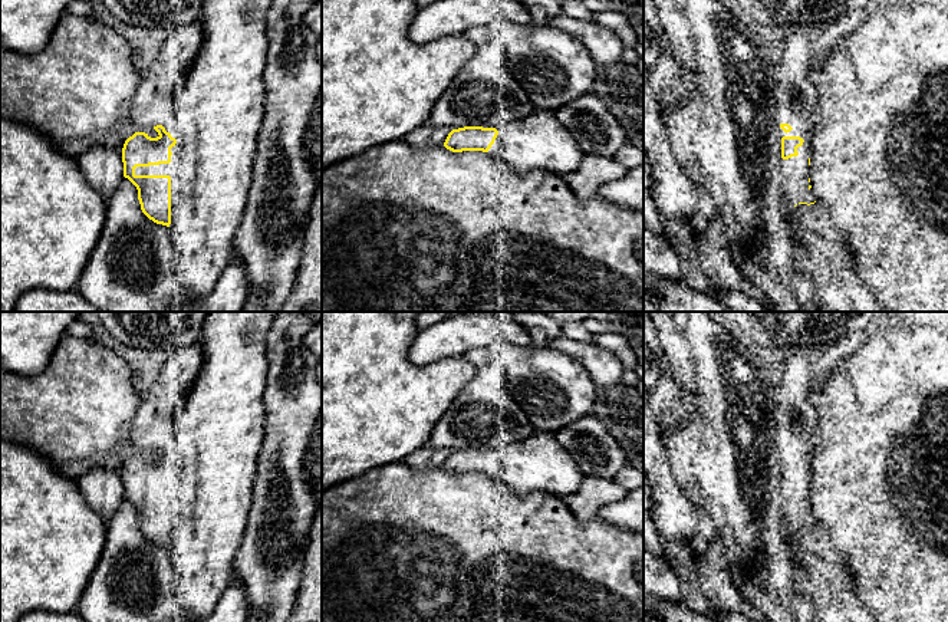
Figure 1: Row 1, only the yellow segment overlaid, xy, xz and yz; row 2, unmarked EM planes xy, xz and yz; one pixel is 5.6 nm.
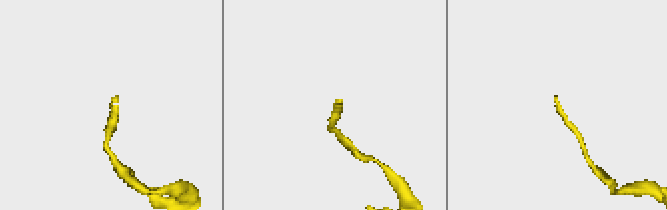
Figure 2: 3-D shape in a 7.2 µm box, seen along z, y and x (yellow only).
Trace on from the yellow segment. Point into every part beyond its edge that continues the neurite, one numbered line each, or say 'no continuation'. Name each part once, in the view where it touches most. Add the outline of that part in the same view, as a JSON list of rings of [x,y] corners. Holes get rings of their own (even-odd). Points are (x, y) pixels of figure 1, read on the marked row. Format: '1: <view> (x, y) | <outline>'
1: xy (152, 104) | [[[200,20],[172,29],[157,59],[144,70],[142,80],[131,106],[131,121],[136,131],[145,132],[157,125],[162,125],[167,132],[174,128],[174,103],[177,95],[184,88],[188,70],[204,42],[204,30]]]

